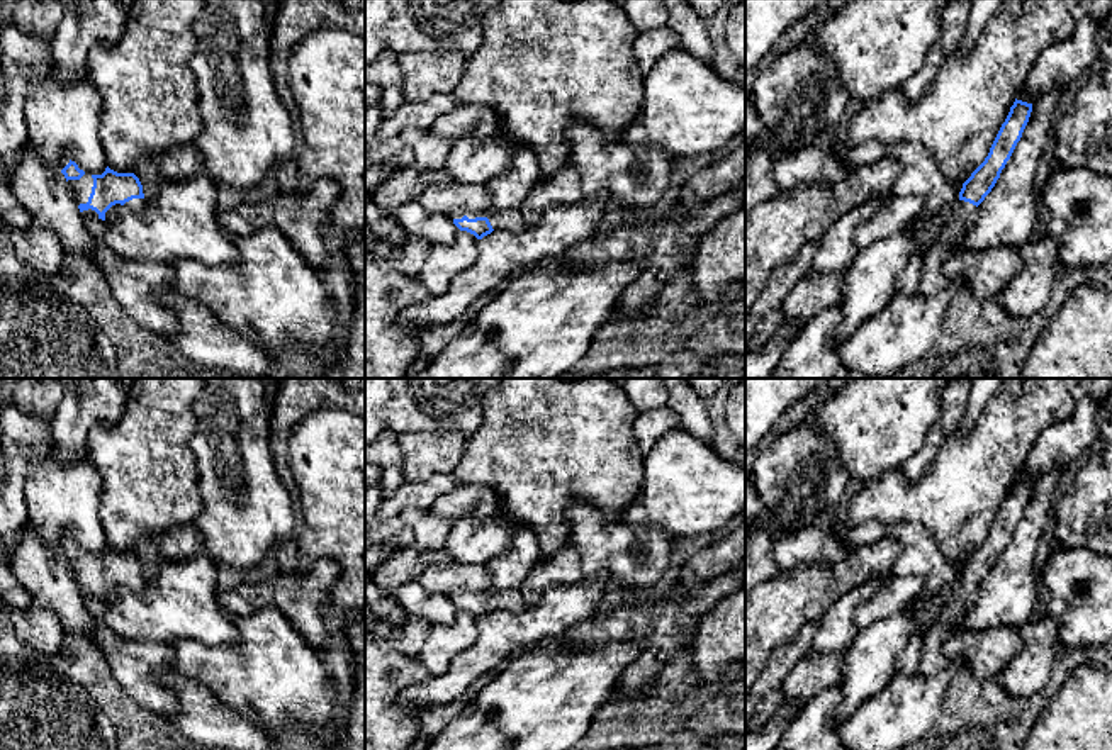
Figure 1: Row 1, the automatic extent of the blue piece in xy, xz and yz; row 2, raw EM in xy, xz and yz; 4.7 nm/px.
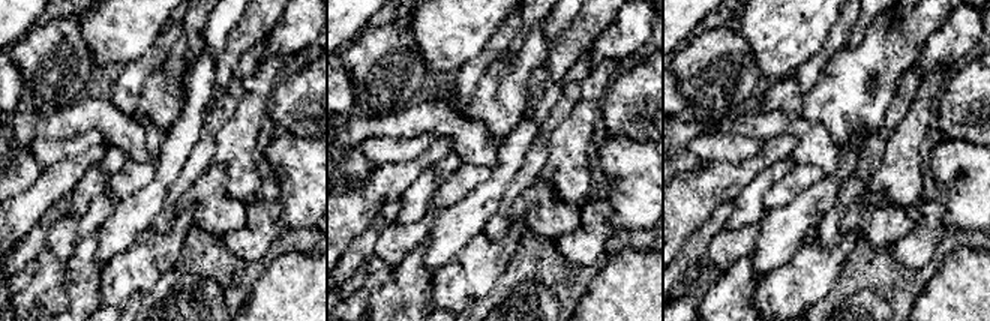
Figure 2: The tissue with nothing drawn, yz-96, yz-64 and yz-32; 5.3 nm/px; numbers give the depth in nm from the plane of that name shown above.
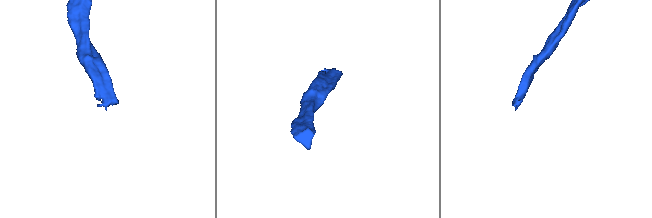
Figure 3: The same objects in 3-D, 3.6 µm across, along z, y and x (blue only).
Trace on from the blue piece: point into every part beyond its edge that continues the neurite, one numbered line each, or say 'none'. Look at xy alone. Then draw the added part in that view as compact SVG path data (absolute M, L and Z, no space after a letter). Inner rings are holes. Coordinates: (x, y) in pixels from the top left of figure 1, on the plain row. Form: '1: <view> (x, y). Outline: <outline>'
1: xy (138, 586). Outline: M132 579L126 582L124 585L115 584L105 592L105 604L110 602L115 597L115 592L124 587L127 590L132 590L136 594L141 594L146 589L146 579Z

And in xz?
1: xz (511, 599). Outline: M457 589L448 597L453 601L462 599L463 596L467 596L469 599L487 597L494 611L508 609L511 613L523 613L528 607L521 589L491 589L484 592L467 592Z

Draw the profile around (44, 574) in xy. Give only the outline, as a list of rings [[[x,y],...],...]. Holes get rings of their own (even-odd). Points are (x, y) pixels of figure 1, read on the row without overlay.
[[[31,521],[14,545],[8,567],[32,601],[59,618],[65,631],[92,640],[92,621],[65,555],[49,551]]]

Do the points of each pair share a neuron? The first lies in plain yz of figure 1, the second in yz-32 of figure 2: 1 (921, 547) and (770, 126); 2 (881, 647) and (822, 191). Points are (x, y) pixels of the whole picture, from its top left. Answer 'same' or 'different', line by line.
1: same
2: same

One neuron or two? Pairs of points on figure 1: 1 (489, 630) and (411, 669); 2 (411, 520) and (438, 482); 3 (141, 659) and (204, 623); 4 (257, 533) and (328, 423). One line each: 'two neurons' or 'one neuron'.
1: two neurons
2: two neurons
3: two neurons
4: two neurons

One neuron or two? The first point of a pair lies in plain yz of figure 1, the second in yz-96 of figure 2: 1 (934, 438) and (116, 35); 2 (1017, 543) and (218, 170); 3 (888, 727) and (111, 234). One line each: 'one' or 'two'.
1: two
2: two
3: two

